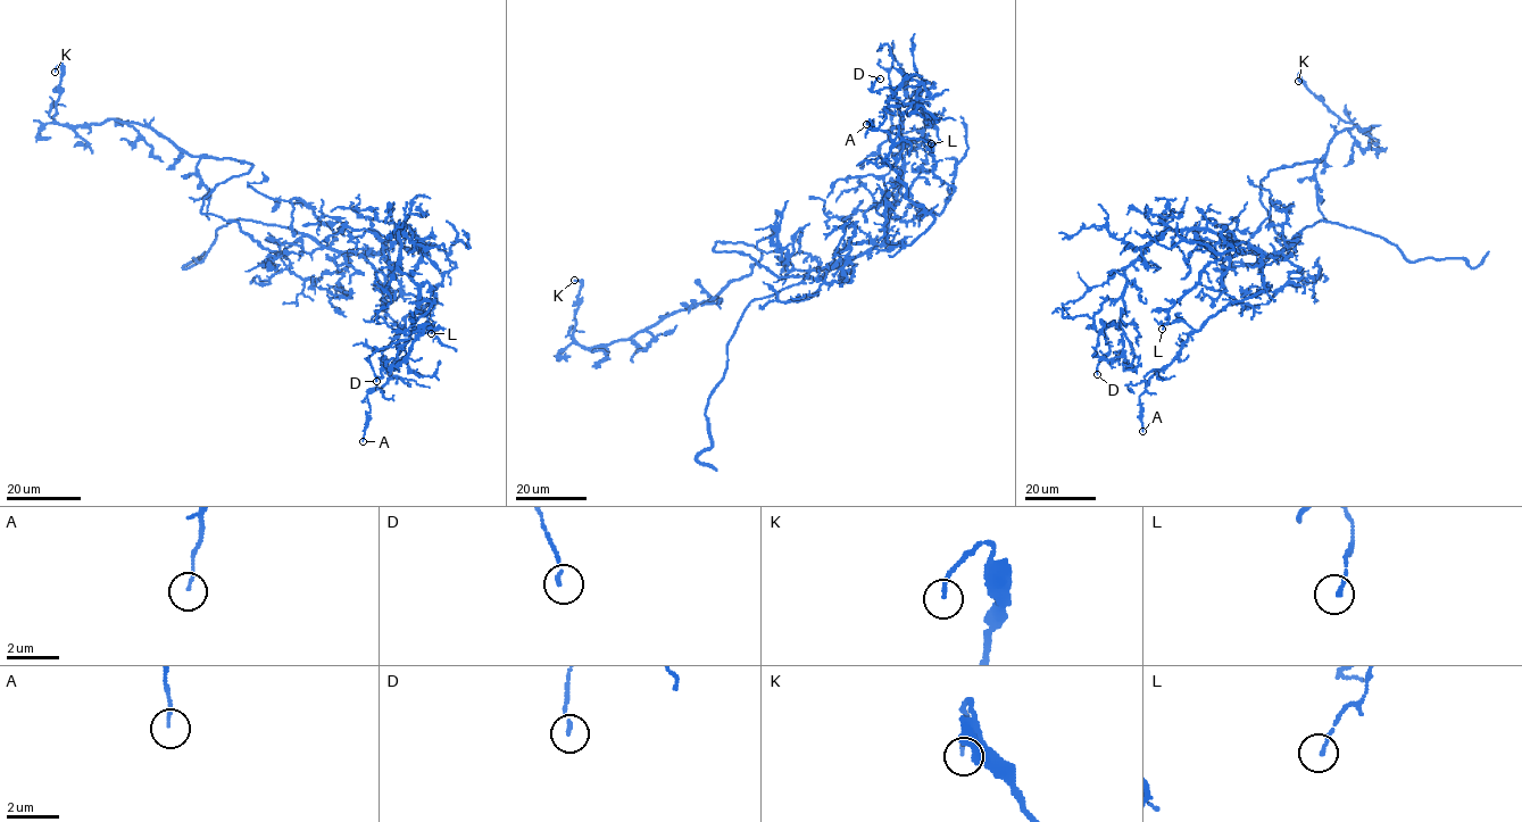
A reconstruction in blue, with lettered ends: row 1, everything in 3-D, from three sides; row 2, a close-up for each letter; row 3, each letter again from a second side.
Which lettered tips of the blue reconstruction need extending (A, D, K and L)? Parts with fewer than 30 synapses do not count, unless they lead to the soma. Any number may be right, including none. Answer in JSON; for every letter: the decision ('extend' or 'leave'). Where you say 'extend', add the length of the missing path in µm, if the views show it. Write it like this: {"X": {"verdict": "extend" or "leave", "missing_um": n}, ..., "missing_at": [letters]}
{"A": {"verdict": "leave"}, "D": {"verdict": "leave"}, "K": {"verdict": "leave"}, "L": {"verdict": "leave"}, "missing_at": []}

